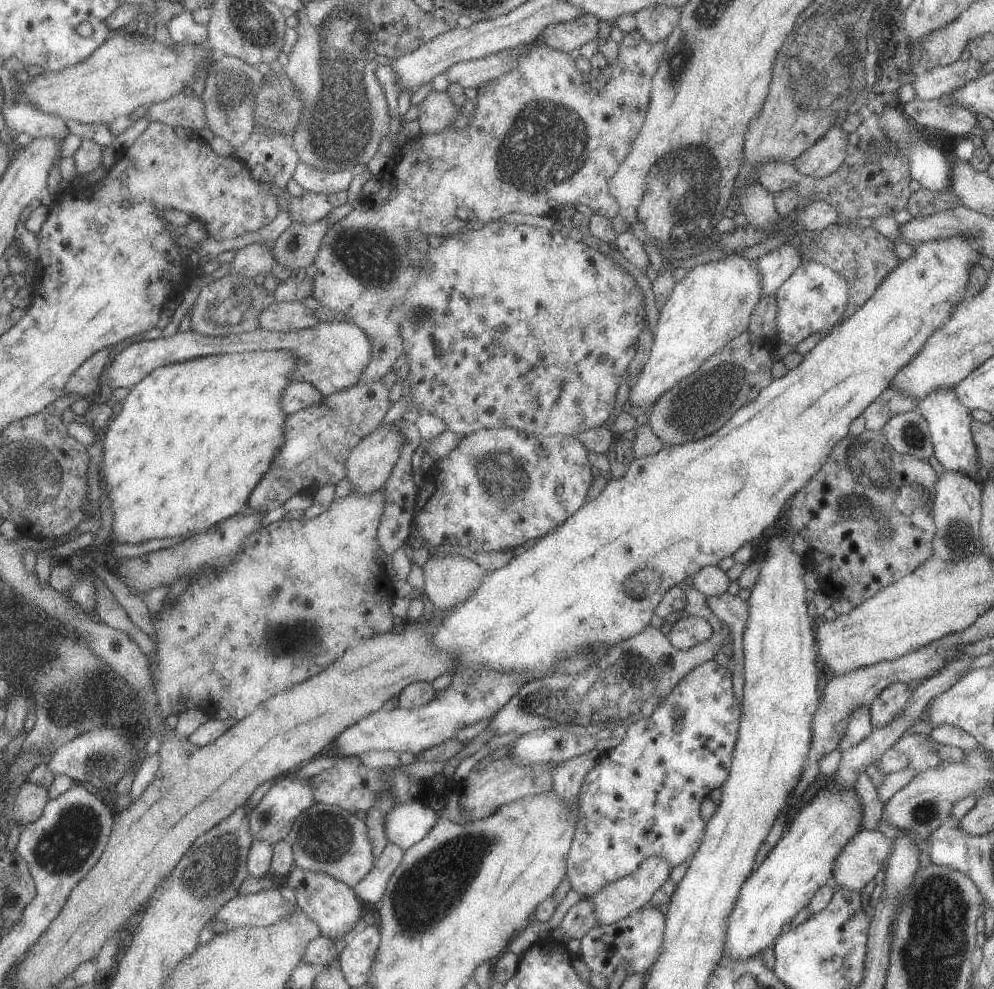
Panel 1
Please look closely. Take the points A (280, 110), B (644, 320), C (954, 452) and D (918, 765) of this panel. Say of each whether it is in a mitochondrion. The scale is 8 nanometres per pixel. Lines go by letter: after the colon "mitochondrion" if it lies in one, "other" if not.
A: mitochondrion
B: other
C: other
D: other

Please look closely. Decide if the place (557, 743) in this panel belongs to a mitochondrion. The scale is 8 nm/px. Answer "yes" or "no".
no

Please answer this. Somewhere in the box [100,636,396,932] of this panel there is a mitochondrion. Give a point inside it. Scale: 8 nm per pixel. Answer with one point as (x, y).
(214, 864)

